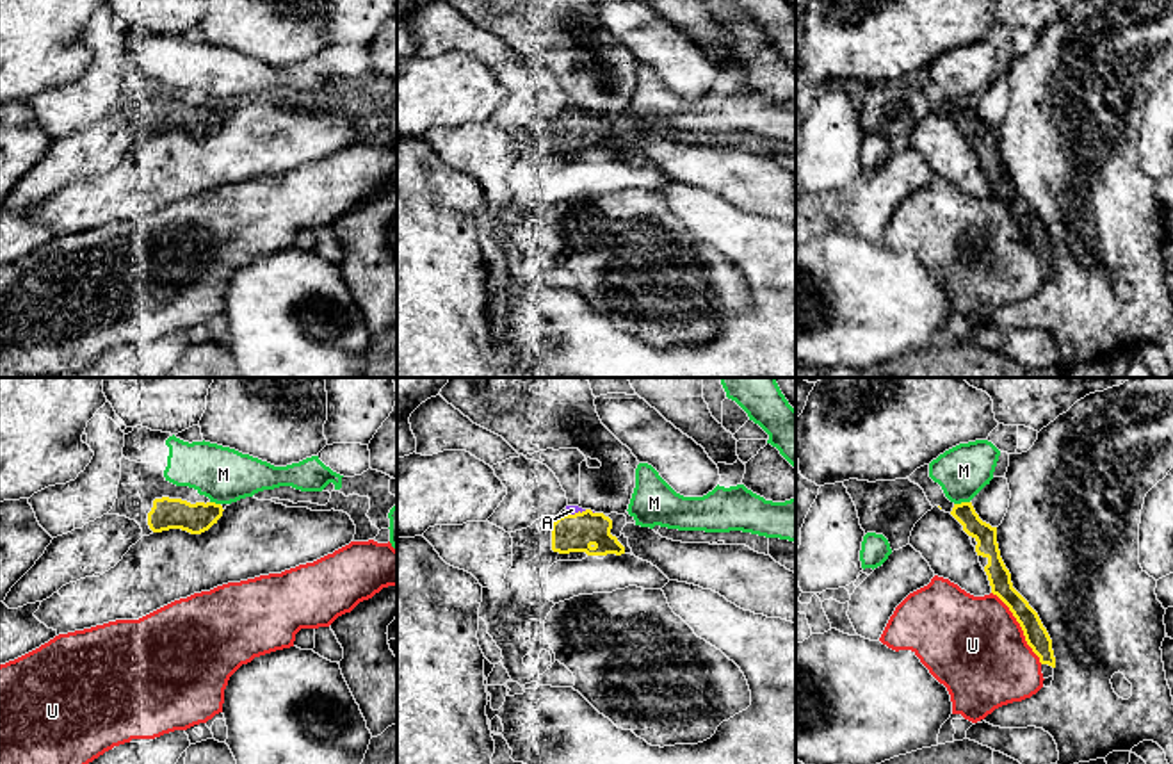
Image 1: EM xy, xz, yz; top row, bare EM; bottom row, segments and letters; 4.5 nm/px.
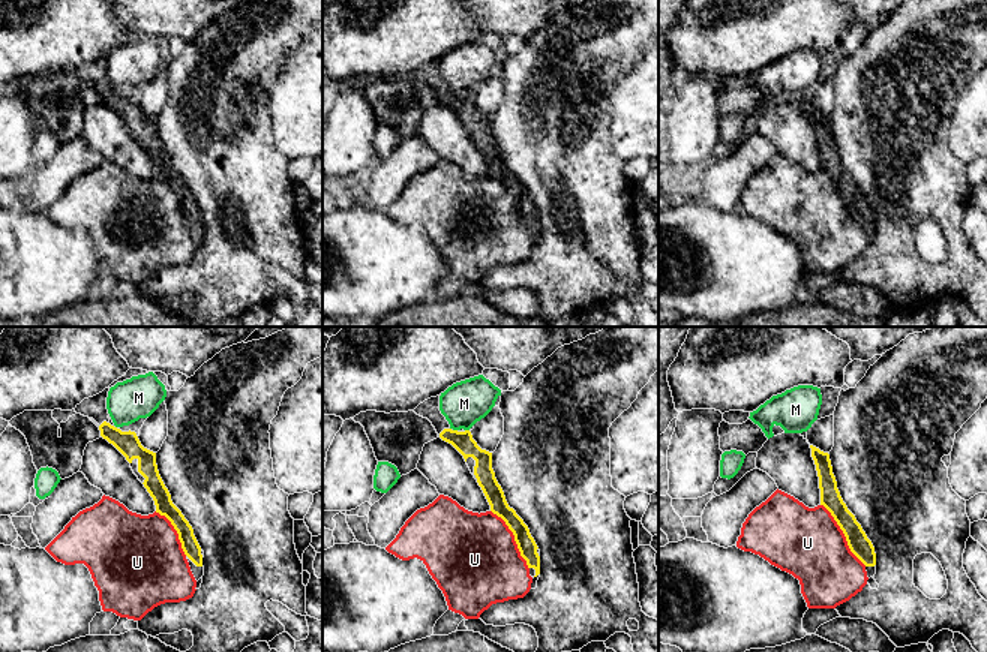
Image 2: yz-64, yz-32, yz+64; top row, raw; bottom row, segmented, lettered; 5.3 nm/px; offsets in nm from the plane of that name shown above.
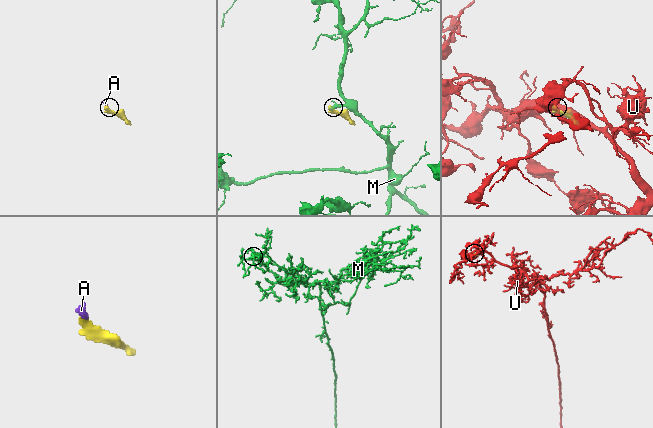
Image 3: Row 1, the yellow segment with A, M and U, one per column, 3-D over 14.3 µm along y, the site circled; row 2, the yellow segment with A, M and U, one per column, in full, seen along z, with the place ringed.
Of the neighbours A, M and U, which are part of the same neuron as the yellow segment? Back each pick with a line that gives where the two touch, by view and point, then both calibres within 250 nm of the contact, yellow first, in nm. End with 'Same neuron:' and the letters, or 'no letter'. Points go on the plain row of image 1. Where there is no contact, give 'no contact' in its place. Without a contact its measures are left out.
A: xz (579, 113) | 180/50 nm
Same neuron: A

